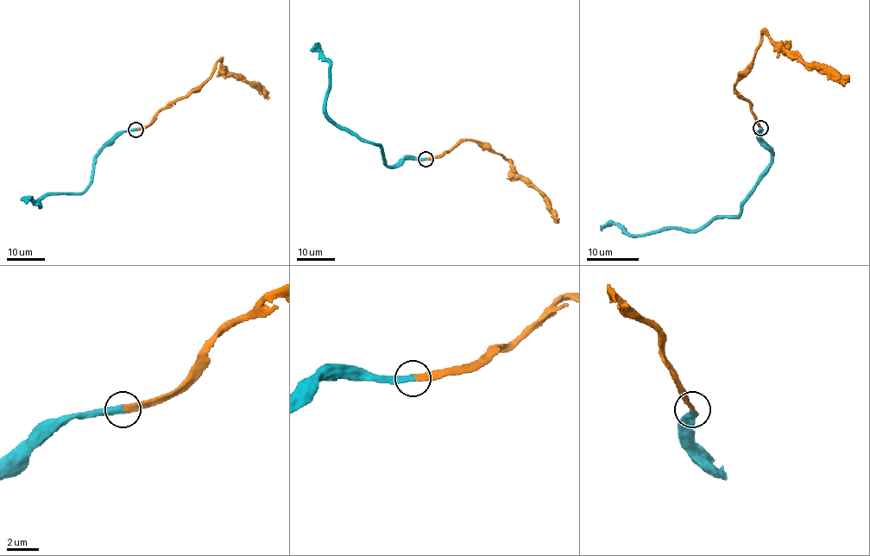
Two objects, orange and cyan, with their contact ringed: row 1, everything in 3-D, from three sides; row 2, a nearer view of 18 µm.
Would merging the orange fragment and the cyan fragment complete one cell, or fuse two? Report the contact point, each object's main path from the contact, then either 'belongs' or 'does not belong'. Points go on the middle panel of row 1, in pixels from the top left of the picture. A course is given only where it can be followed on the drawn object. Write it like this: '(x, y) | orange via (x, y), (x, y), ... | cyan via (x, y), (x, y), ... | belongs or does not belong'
(425, 159) | orange via (425, 159), (449, 151), (462, 140), (486, 144), (544, 197), (557, 222) | cyan via (425, 159), (401, 159), (387, 167), (378, 146), (362, 141), (329, 116), (325, 111), (330, 63), (314, 43) | belongs

